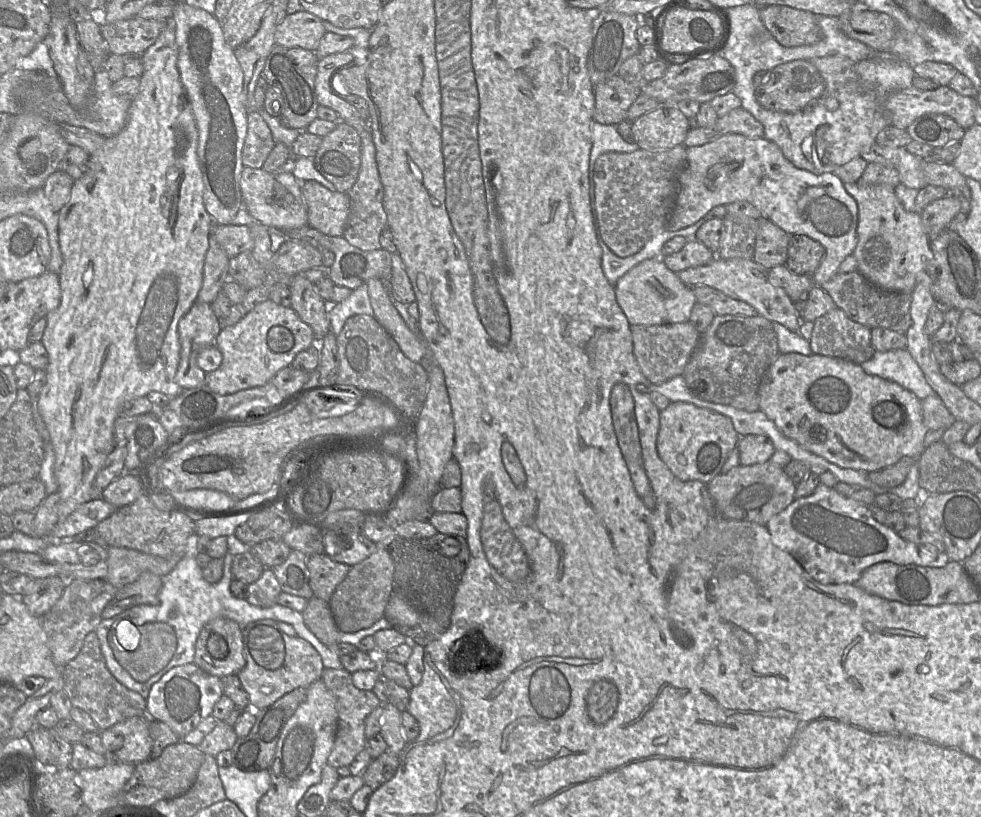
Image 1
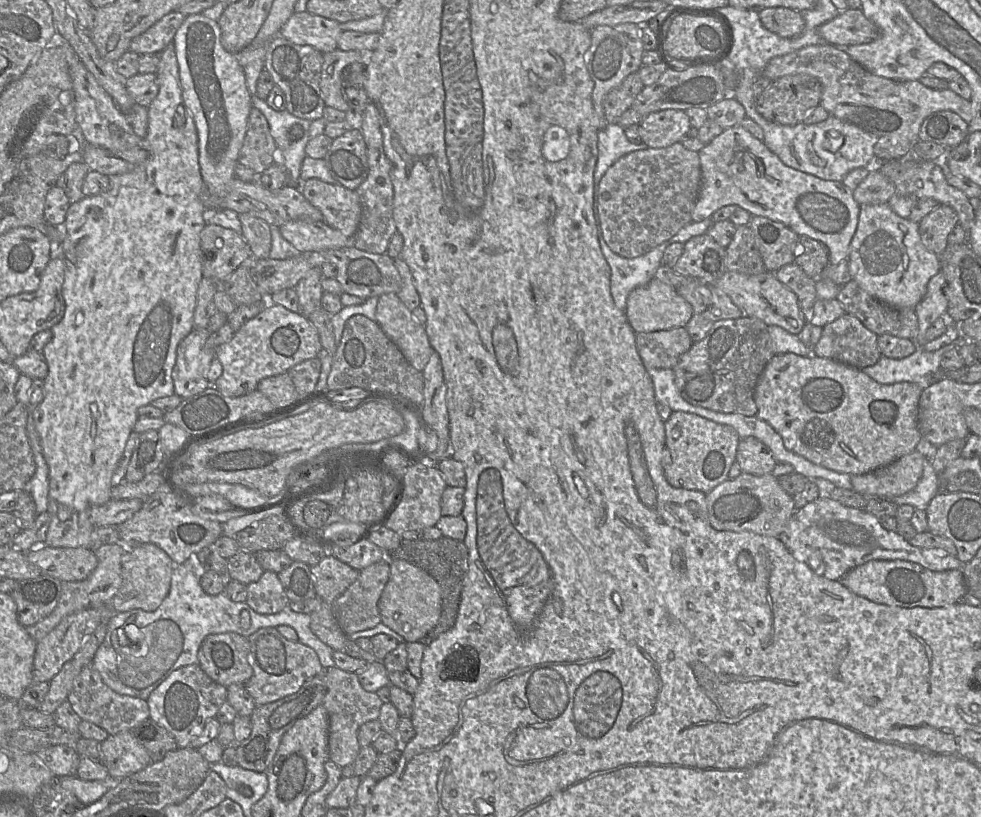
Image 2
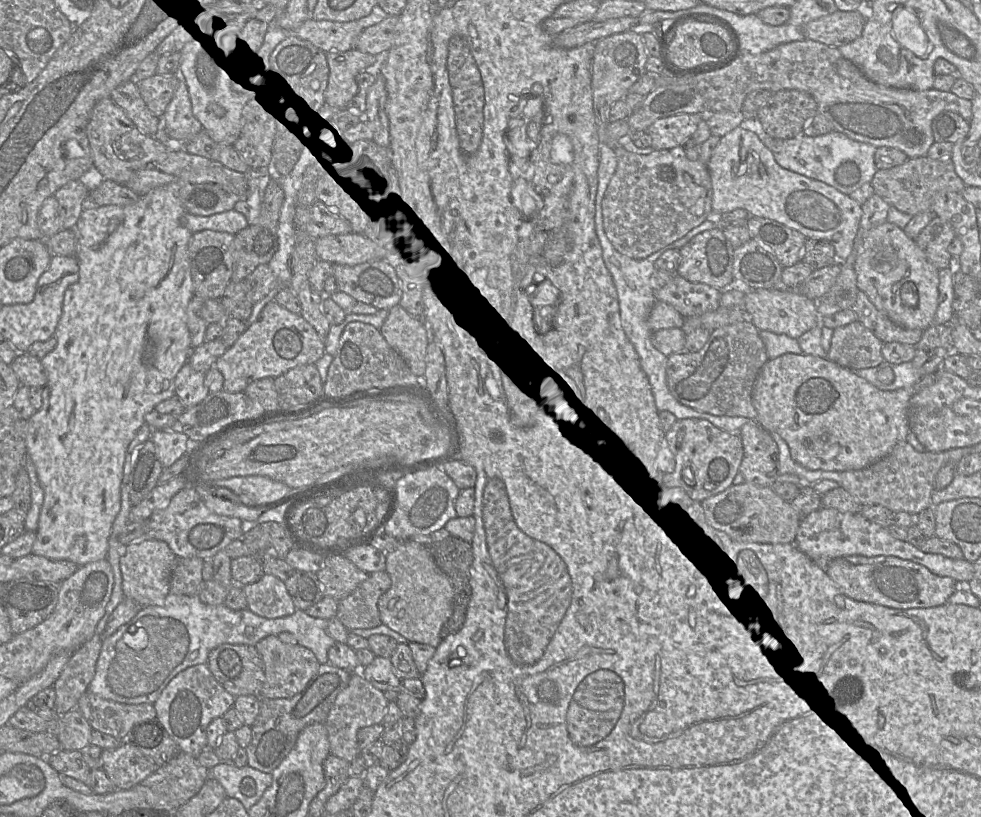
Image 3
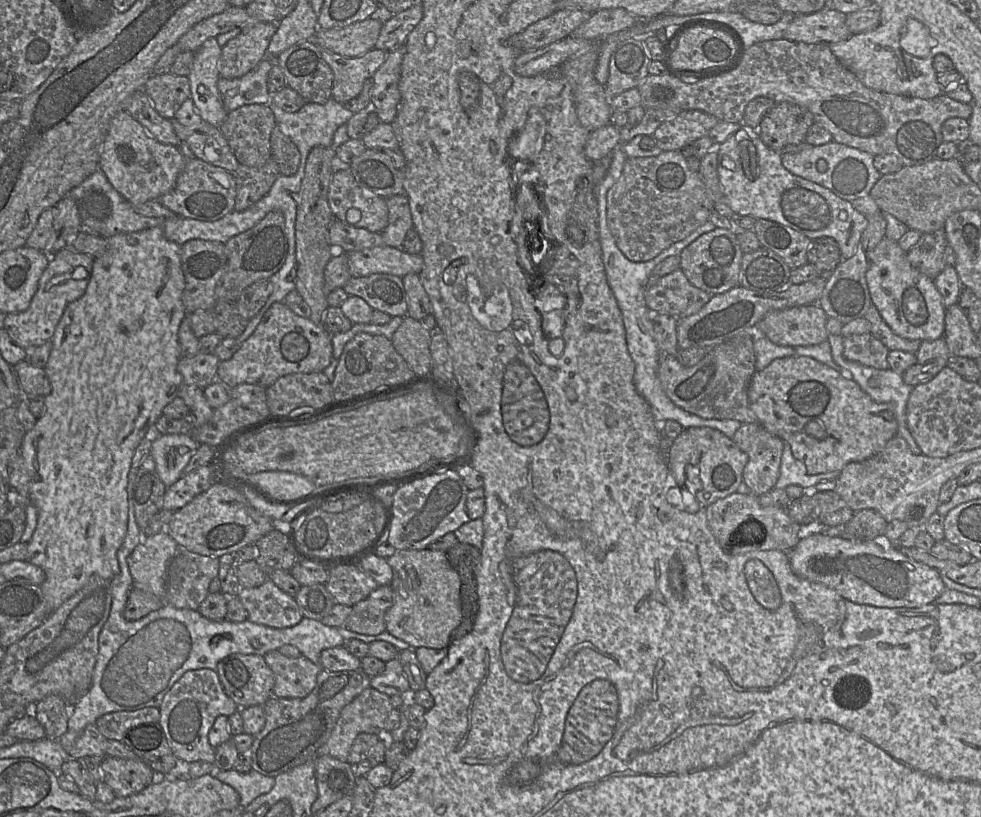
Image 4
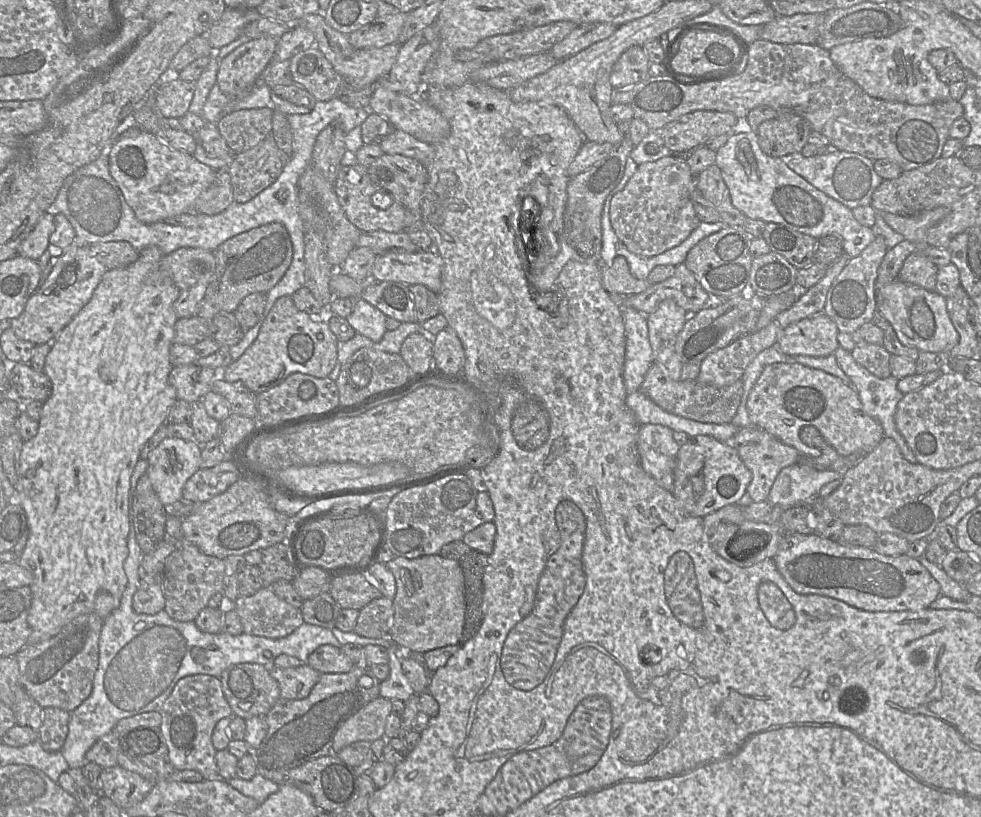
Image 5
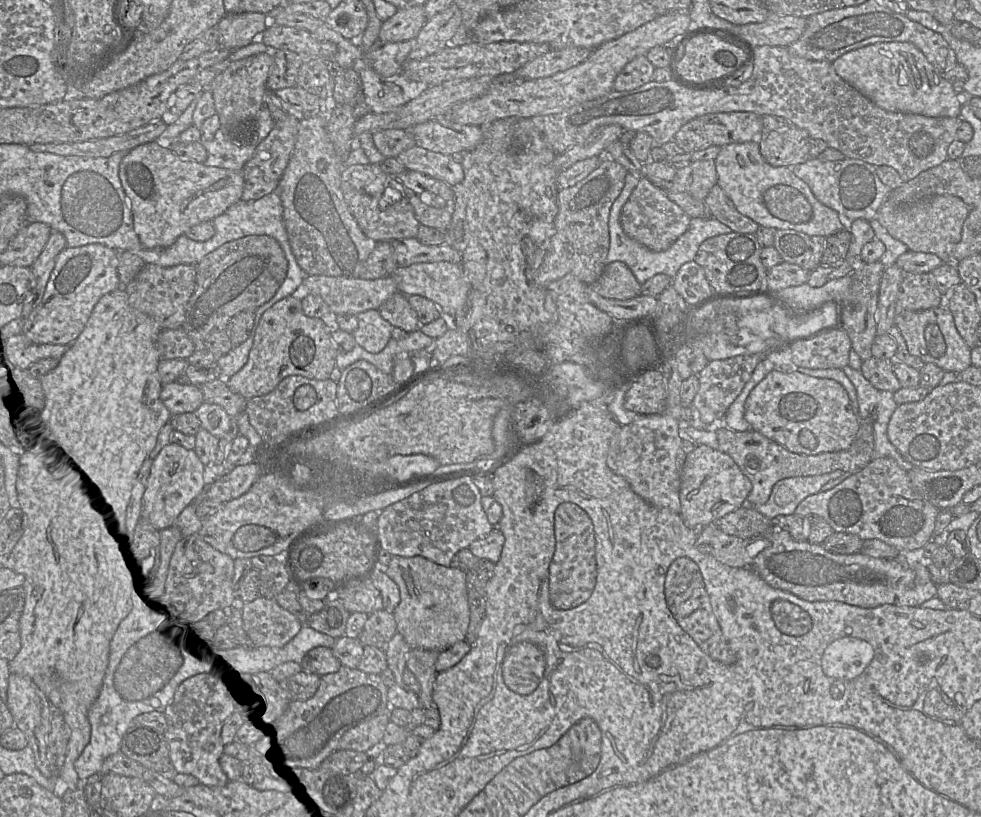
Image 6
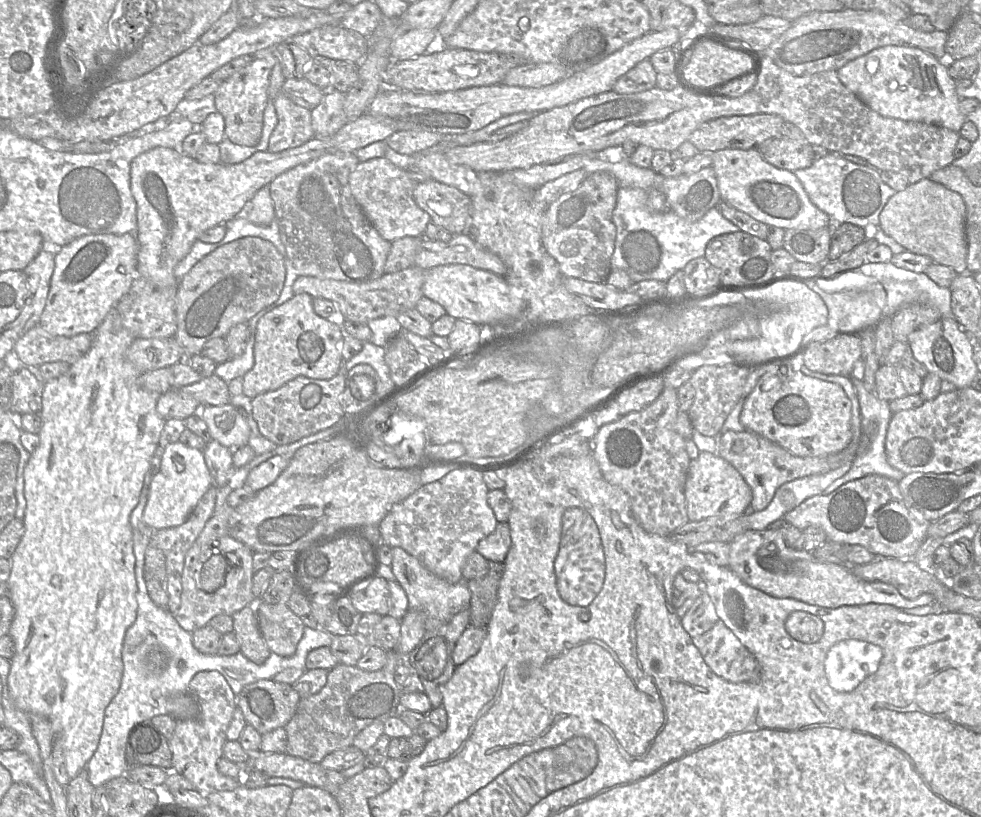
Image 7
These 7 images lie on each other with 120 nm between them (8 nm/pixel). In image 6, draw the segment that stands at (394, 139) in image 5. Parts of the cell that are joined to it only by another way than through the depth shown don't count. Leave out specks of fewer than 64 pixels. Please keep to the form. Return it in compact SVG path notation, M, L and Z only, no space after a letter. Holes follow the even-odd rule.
M417 145L401 152L397 159L407 170L417 171L454 187L464 178L457 156L428 150Z

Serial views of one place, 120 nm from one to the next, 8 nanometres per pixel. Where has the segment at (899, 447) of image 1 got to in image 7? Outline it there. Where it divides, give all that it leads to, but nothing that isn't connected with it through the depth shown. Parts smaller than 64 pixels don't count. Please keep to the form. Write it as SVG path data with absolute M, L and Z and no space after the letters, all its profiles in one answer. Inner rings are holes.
M777 361L765 367L766 372L746 398L740 413L740 423L746 430L801 457L835 454L850 444L852 440L851 403L839 385L806 376L802 371L794 370L790 361Z

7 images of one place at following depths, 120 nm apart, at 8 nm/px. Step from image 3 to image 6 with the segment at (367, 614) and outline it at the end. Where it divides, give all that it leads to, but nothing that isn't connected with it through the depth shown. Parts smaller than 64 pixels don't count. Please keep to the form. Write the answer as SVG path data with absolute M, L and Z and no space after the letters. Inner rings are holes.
M384 609L369 614L358 639L363 646L385 646L396 633L394 615Z

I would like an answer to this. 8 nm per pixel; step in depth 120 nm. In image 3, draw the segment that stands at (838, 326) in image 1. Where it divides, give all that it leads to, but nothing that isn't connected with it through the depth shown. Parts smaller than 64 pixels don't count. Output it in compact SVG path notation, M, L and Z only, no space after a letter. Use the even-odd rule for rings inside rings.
M860 321L835 328L827 358L849 370L873 368L884 361L883 342Z

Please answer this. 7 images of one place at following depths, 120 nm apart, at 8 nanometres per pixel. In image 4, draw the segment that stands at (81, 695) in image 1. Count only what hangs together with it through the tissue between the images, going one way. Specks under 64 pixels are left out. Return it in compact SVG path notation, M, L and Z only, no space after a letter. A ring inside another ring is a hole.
M145 707L135 711L115 711L100 716L95 725L106 739L122 741L125 733L142 724L159 722L159 707Z

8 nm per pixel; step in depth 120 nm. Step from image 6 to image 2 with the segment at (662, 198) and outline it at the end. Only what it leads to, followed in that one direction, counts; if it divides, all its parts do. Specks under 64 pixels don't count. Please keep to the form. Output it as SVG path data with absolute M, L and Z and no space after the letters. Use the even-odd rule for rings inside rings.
M681 142L665 148L646 148L619 158L608 168L599 183L598 215L604 240L616 254L635 258L669 240L692 222L692 211L702 185L698 152L686 149Z

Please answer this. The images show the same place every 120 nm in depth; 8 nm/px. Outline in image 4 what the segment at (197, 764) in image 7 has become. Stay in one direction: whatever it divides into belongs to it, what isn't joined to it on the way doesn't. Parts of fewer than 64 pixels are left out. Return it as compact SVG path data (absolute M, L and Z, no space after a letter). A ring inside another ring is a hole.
M201 668L186 671L164 695L159 706L160 718L159 724L162 727L166 739L181 764L189 764L194 761L202 760L209 763L215 761L215 748L211 746L208 740L208 733L216 717L219 715L229 716L238 710L235 702L226 695L219 681L215 670Z

